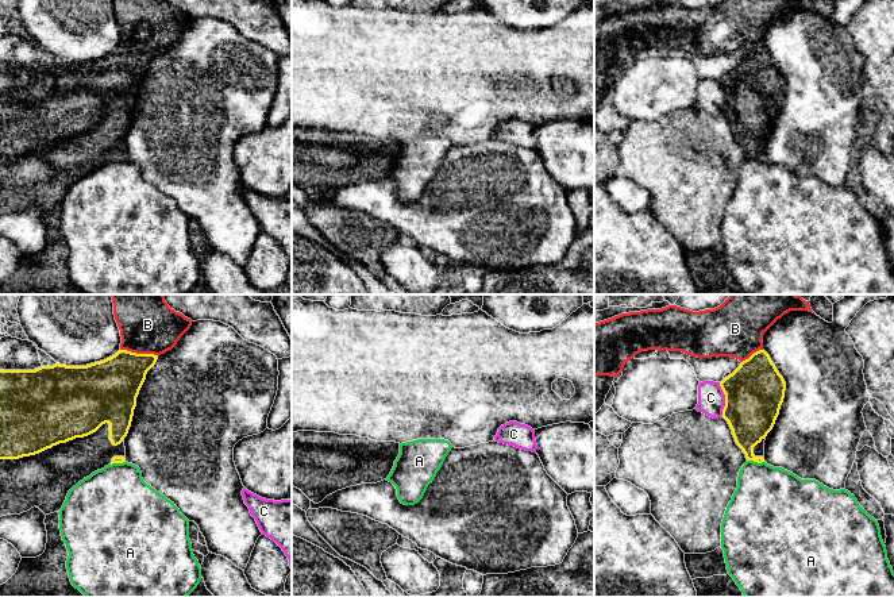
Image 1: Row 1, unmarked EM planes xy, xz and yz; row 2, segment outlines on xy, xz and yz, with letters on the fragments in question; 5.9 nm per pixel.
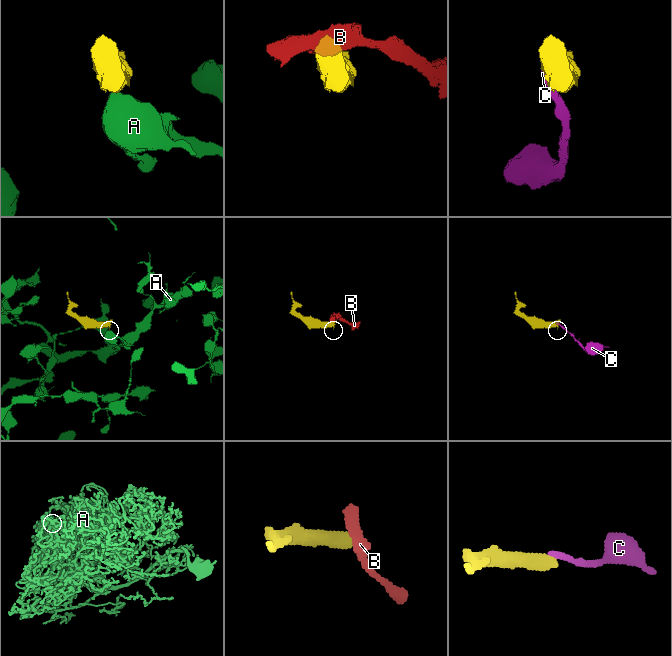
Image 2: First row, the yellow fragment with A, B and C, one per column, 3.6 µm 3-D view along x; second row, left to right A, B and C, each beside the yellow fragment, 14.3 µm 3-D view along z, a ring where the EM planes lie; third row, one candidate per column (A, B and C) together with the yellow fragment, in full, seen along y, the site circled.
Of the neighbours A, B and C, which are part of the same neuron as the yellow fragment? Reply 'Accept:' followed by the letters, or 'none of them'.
Accept: none of them

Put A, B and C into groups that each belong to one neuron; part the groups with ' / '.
A / B / C

